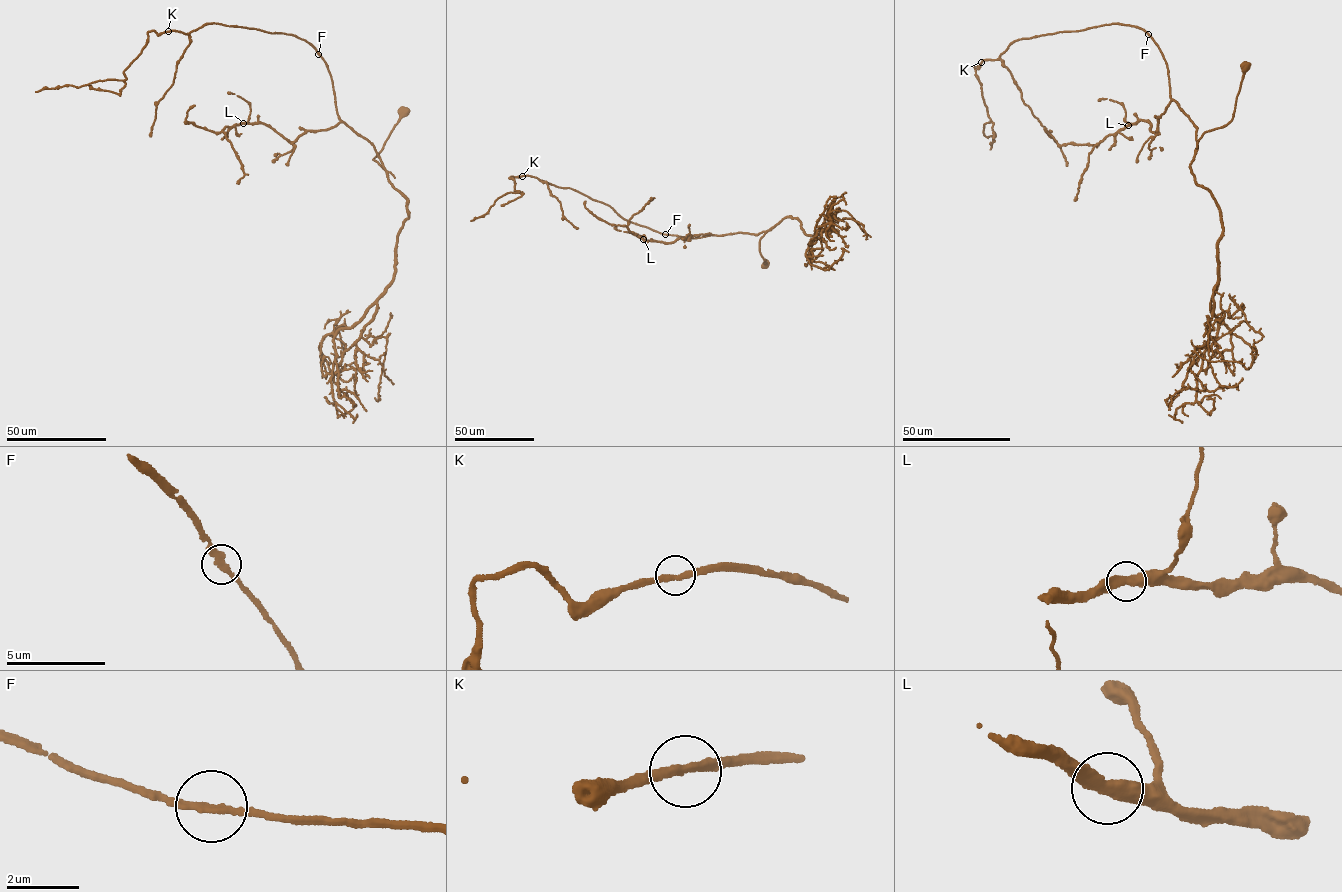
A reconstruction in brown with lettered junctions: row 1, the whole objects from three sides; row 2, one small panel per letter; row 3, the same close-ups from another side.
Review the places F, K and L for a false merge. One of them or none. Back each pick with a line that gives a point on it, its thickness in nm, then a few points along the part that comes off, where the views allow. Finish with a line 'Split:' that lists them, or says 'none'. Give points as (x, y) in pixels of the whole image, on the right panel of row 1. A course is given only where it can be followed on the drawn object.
Split: none

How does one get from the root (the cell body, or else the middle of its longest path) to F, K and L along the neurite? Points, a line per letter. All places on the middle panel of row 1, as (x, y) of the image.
F: (765, 264), (759, 242), (766, 231), (757, 234), (738, 232), (692, 238), (665, 234)
K: (765, 264), (759, 242), (766, 231), (692, 238), (664, 234), (623, 219), (608, 205), (569, 188), (523, 176)
L: (765, 264), (759, 242), (766, 231), (757, 234), (693, 235), (688, 240), (678, 238), (670, 242), (643, 239)

